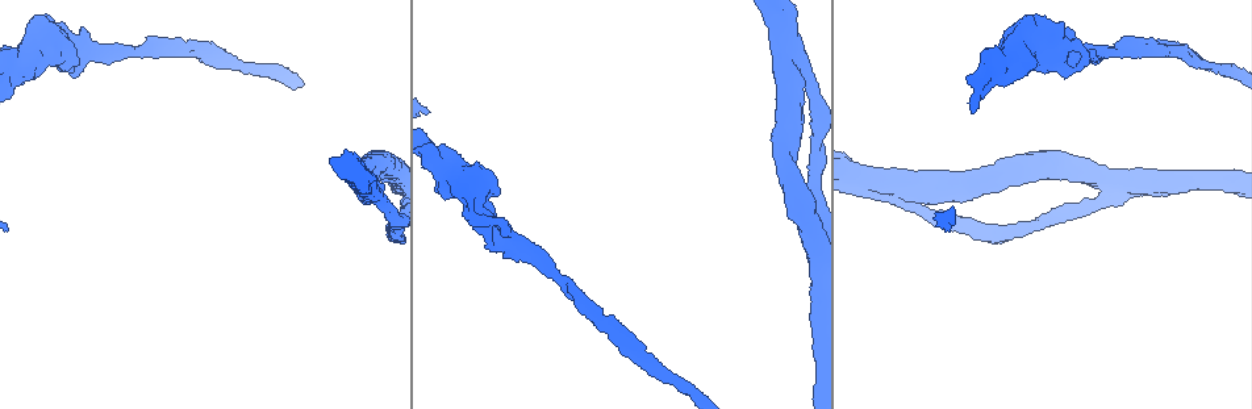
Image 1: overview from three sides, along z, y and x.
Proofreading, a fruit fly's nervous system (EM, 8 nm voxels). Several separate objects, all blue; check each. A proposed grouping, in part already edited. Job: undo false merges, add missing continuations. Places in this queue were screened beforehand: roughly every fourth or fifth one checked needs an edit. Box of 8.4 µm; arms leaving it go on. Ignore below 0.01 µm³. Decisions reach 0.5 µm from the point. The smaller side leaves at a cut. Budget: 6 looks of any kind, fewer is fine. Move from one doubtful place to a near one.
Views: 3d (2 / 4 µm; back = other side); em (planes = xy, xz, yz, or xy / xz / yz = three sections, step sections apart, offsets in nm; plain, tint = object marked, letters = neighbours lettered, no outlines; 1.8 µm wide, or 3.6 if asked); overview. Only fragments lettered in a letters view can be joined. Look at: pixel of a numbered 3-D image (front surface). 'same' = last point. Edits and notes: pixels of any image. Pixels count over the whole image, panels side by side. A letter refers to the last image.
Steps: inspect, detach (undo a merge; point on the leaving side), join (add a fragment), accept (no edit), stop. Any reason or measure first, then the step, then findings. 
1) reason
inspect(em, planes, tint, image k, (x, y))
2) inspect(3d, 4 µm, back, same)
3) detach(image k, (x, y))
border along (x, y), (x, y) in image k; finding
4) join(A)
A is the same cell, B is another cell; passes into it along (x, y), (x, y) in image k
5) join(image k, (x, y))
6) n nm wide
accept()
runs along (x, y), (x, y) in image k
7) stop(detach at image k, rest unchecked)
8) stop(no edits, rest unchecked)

touches itself
inspect(3d, 2 µm, image 1, (516, 242))

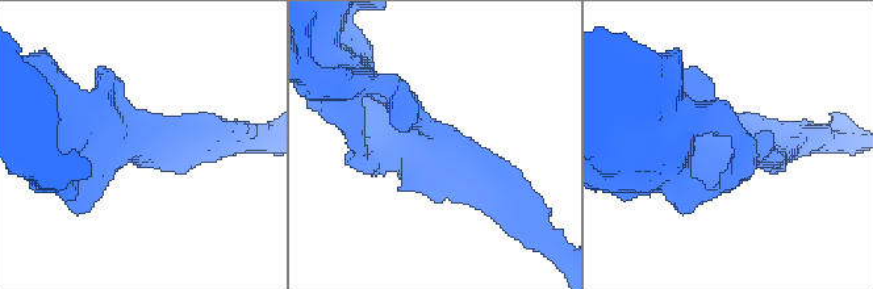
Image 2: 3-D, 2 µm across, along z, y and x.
arms of 180, 200 nm; now the EM
inspect(em, planes, letters, image 2, (140, 141))

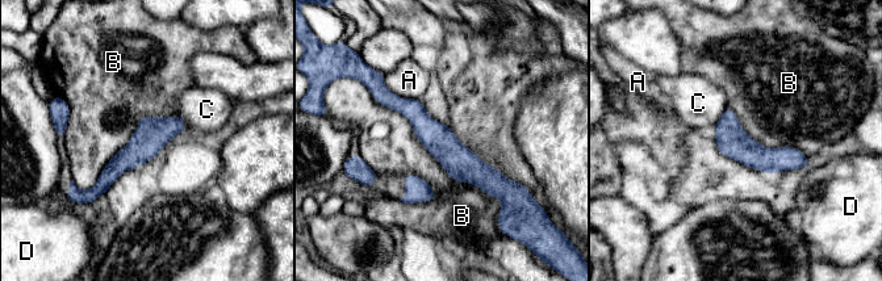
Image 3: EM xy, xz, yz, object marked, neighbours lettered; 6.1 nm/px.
190 nm wide
accept()
A, B, C and D are other cells; runs along (381, 93), (464, 166), (509, 184) in image 3; continuous, no second neuron

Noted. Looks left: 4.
thick end
inspect(em, 3.6 µm, planes, letters, image 1, (1034, 67))

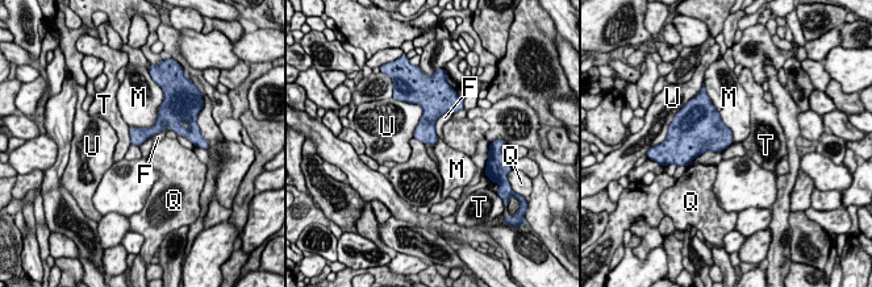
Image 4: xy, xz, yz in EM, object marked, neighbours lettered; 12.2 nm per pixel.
accept()
F, M, Q, T and U are other cells; border along (161, 105), (153, 125), (129, 128) in image 4; none of them fits

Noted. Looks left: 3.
three-way junction
inspect(3d, 2 µm, image 1, (912, 191))

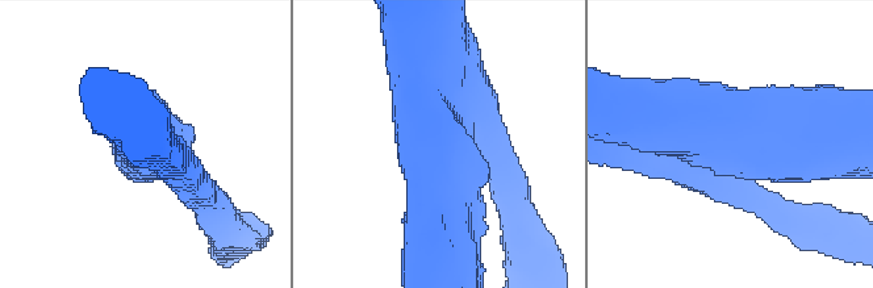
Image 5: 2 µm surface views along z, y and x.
inspect(em, planes, letters, image 5, (435, 140))

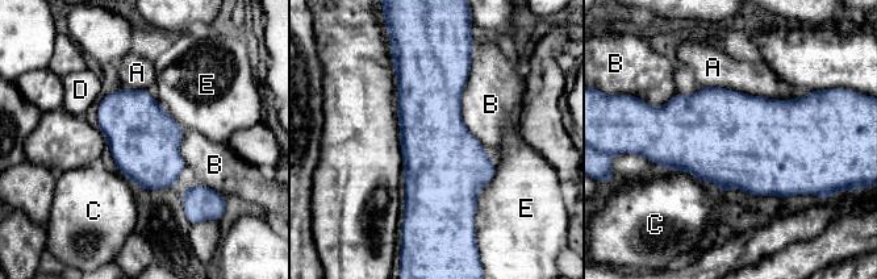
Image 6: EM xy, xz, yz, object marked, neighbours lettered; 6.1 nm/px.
accept()
A, B, C, D and E are other cells; border along (471, 54), (462, 120), (495, 165) in image 6; continuous, no second neuron

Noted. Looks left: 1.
stop(no edits, rest unchecked)

